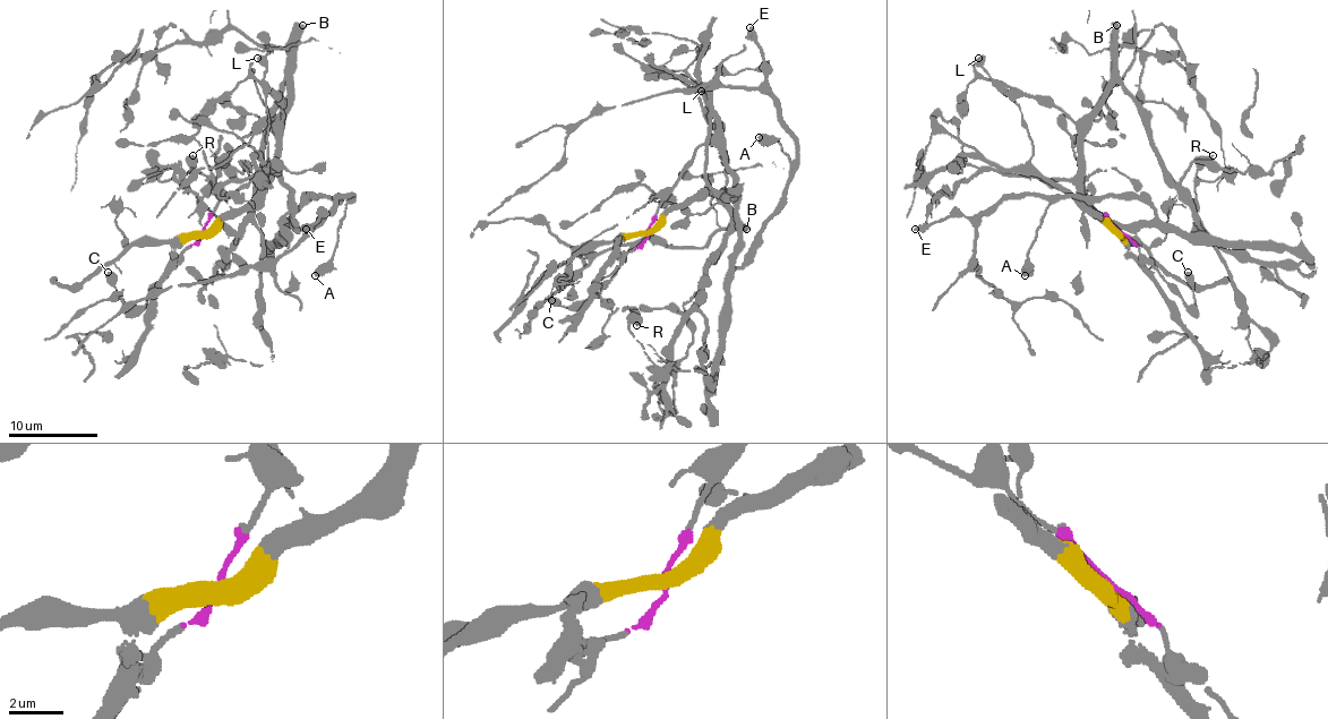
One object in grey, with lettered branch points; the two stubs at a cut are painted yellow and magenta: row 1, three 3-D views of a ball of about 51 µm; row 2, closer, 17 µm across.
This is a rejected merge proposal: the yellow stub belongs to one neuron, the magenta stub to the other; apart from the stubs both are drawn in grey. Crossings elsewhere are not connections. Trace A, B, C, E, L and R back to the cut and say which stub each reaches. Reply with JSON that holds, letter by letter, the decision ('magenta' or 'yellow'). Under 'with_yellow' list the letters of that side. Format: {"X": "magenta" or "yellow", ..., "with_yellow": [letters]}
{"A": "magenta", "B": "yellow", "C": "magenta", "E": "magenta", "L": "magenta", "R": "yellow", "with_yellow": ["B", "R"]}

